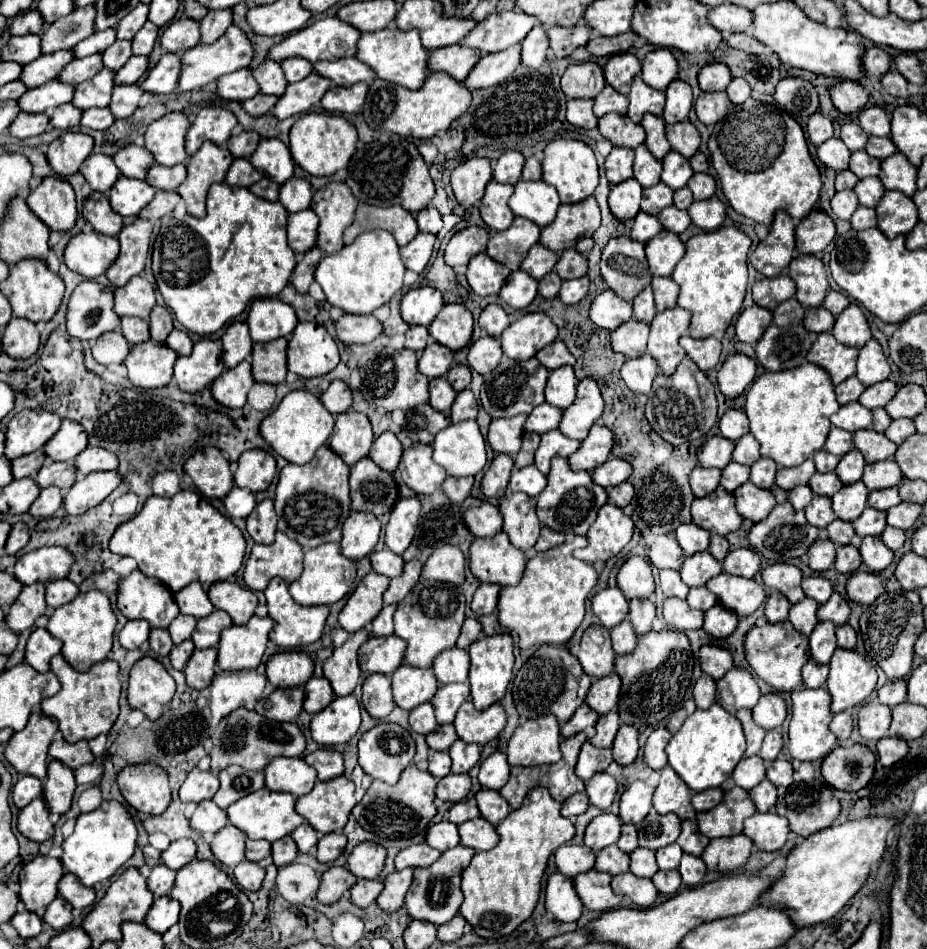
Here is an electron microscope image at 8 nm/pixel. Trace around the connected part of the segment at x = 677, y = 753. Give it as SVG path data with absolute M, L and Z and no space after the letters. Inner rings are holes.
M712 704L712 708L708 710L696 710L694 714L690 714L666 746L668 764L694 792L722 786L722 782L732 776L734 766L744 756L744 750L746 738L742 734L738 718L726 712L720 704Z

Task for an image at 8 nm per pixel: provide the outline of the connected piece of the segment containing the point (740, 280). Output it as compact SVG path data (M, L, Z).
M720 226L712 232L700 232L686 242L686 254L676 264L672 280L680 286L678 306L692 312L692 322L690 322L690 336L692 338L708 338L714 332L724 332L730 326L734 314L742 308L742 300L746 294L746 284L748 284L748 252L750 252L750 246L752 246L750 236L746 236L736 226Z

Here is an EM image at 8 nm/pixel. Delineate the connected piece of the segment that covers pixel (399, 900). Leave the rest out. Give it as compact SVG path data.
M412 868L392 872L384 880L384 890L378 896L378 906L384 912L396 912L404 904L404 896L412 884Z

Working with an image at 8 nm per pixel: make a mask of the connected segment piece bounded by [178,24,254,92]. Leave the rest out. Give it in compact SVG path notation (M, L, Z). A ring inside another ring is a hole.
M232 24L214 44L196 44L196 48L190 48L188 52L182 54L182 72L180 72L180 80L178 80L178 92L198 90L210 82L218 80L224 74L230 74L238 68L246 68L246 66L250 66L252 58L254 58L254 44L244 34L244 30L240 30L238 26Z

